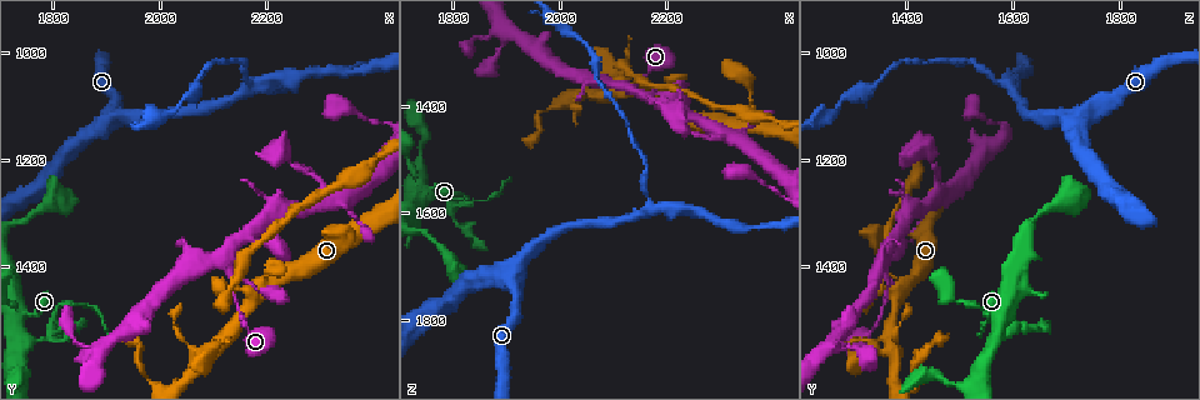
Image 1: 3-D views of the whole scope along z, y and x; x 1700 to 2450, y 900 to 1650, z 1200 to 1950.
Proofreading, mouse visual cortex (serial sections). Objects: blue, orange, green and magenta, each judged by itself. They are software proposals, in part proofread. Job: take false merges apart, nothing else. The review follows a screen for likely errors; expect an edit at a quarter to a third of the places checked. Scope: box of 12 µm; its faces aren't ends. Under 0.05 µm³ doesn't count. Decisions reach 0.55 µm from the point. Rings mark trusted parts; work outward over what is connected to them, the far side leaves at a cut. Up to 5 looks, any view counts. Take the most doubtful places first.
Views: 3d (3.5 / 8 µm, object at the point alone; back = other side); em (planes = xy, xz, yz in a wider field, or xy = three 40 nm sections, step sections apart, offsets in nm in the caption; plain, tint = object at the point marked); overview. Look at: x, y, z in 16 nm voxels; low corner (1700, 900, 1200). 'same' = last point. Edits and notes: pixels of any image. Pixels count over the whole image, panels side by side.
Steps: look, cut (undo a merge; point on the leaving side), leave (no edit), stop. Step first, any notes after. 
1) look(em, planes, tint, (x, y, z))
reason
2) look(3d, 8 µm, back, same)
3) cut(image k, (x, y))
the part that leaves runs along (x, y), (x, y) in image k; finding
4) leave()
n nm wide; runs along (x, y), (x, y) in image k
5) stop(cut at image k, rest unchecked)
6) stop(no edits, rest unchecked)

look(3d, 3.5 µm, (2165, 1060, 1590))
abrupt turn

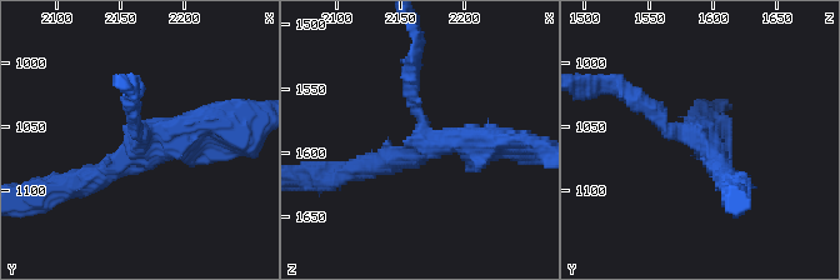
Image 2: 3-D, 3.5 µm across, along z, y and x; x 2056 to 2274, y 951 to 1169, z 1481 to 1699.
look(em, xy, step 1, tint, (2166, 1060, 1596))
shape alone is not enough

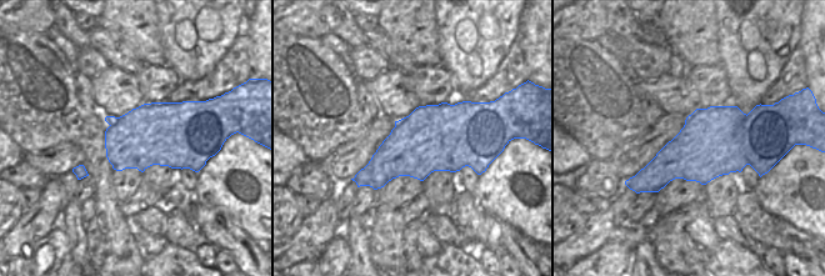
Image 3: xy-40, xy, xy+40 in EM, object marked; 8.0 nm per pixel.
leave()
one cell here

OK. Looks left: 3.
look(3d, 3.5 µm, (2160, 1430, 1375))

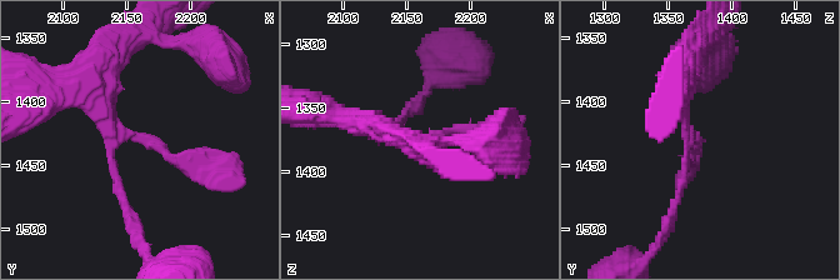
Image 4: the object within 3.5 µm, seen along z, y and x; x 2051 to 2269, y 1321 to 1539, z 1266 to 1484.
look(em, xy, step 3, tint, (2160, 1426, 1372))
3 arms; arms of 100, 200, 200 nm; shape alone is not enough

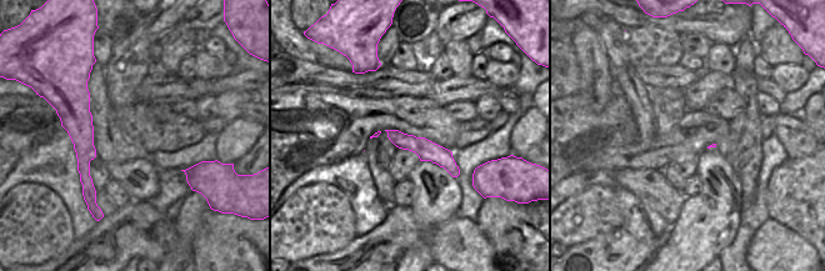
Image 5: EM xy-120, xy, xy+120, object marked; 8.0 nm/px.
leave()
170 nm wide; runs along (390, 133), (440, 155), (456, 171) in image 5; continuous, no second cell

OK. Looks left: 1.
stop(no edits, rest unchecked)

